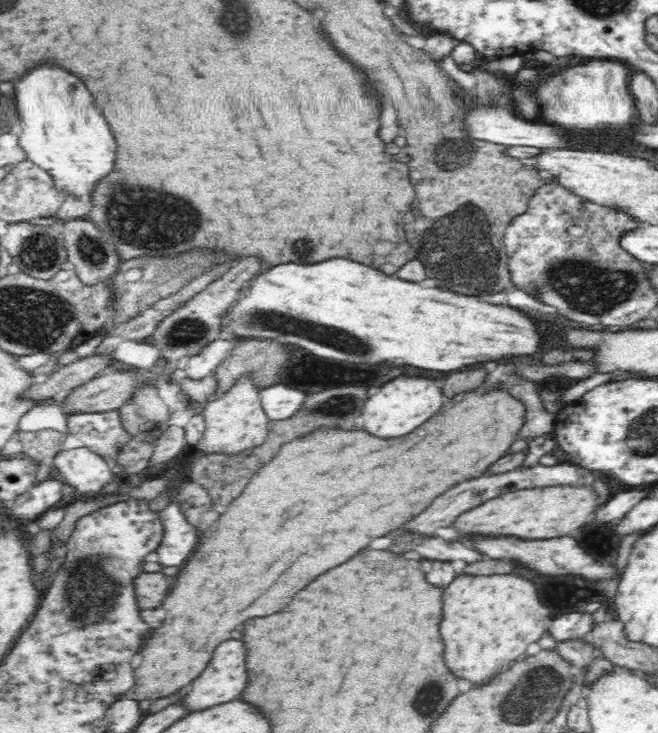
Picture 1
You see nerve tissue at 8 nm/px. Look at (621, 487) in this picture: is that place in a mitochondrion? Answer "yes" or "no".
no

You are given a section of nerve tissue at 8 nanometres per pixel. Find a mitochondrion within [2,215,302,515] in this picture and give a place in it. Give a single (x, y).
(38, 251)

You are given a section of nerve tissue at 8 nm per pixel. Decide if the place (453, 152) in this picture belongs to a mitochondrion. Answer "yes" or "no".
yes

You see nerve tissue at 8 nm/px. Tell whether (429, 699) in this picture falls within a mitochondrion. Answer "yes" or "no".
yes

